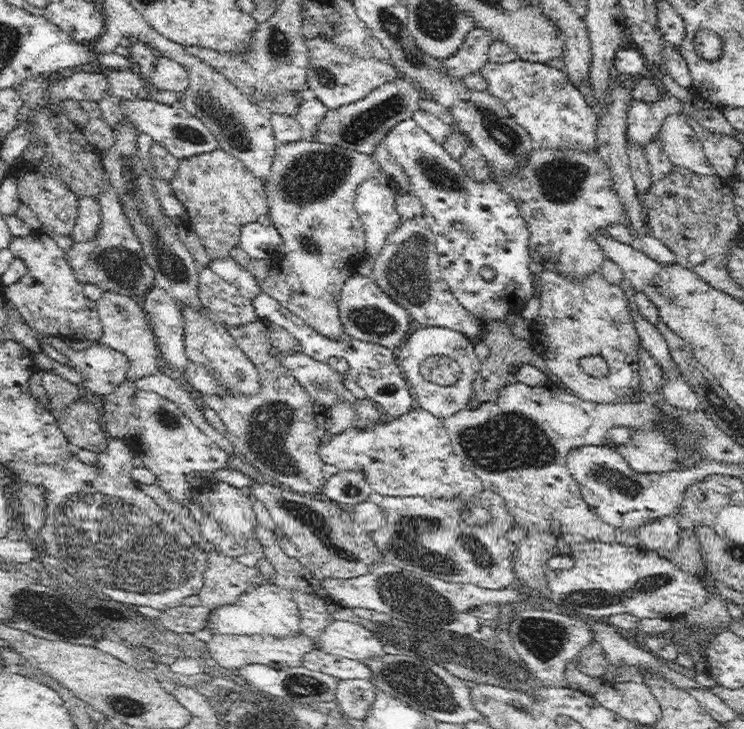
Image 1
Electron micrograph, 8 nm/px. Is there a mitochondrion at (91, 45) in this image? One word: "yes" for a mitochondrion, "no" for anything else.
no

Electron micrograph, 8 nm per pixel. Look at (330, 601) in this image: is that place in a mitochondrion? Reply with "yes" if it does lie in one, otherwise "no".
no

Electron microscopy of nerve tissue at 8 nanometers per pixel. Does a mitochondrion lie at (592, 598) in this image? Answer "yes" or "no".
yes

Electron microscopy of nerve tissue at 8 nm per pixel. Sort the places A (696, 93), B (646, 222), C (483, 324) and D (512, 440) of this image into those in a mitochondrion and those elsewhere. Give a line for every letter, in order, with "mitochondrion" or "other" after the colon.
A: other
B: other
C: other
D: mitochondrion

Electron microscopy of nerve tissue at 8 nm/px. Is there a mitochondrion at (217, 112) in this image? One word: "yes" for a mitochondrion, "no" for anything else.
yes

